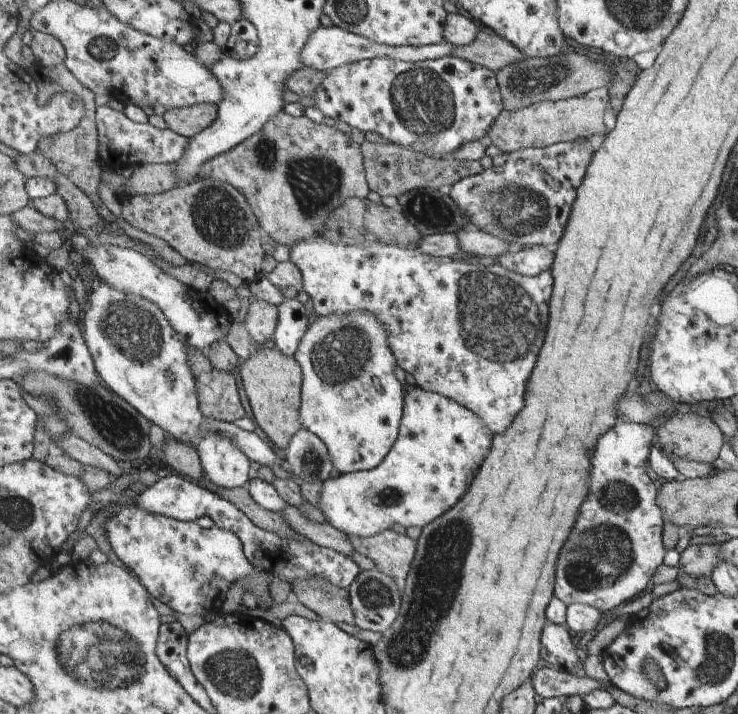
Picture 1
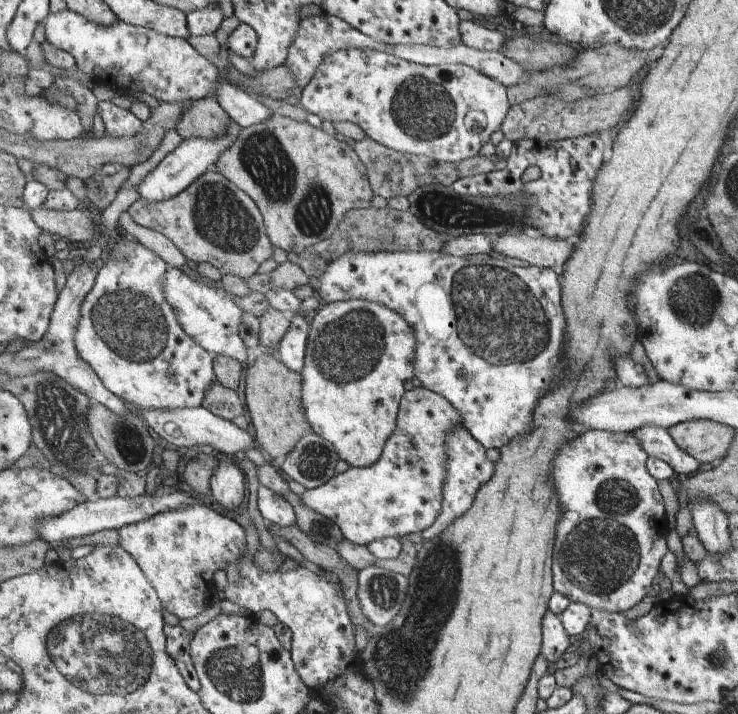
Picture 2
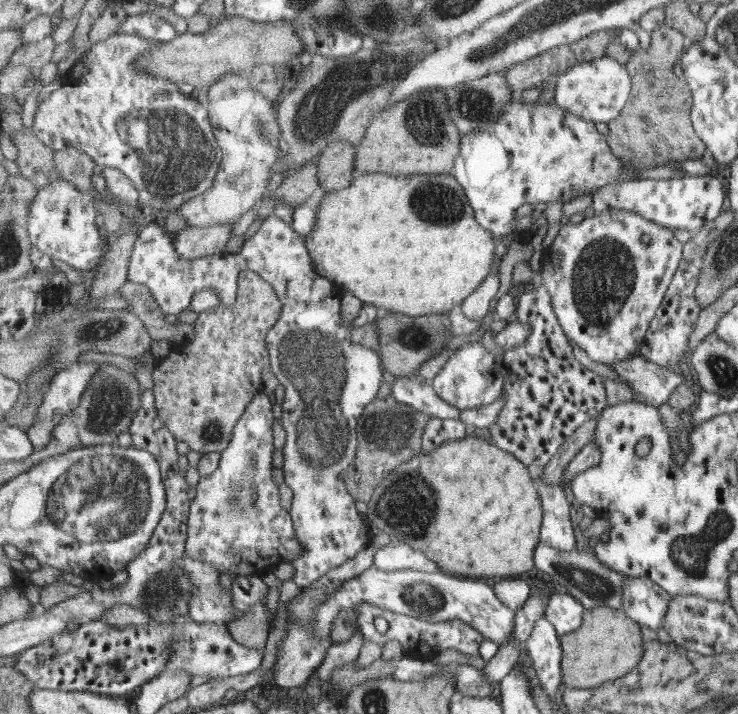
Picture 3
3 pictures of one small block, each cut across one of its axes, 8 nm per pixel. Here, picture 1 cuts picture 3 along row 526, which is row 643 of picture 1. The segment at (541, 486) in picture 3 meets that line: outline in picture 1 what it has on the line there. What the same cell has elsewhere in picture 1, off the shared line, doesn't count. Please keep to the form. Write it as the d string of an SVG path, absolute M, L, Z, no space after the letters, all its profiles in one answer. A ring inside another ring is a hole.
M549 623L542 636L543 663L553 667L562 666L572 675L582 674L584 656L577 644L573 644L571 634L563 625Z

